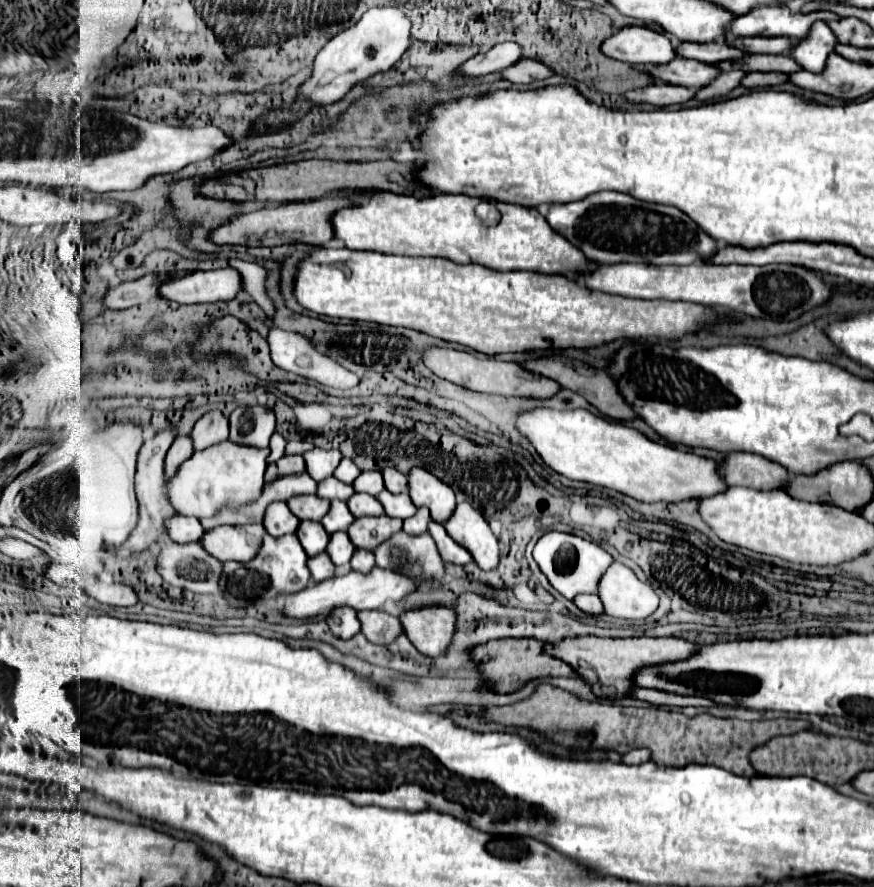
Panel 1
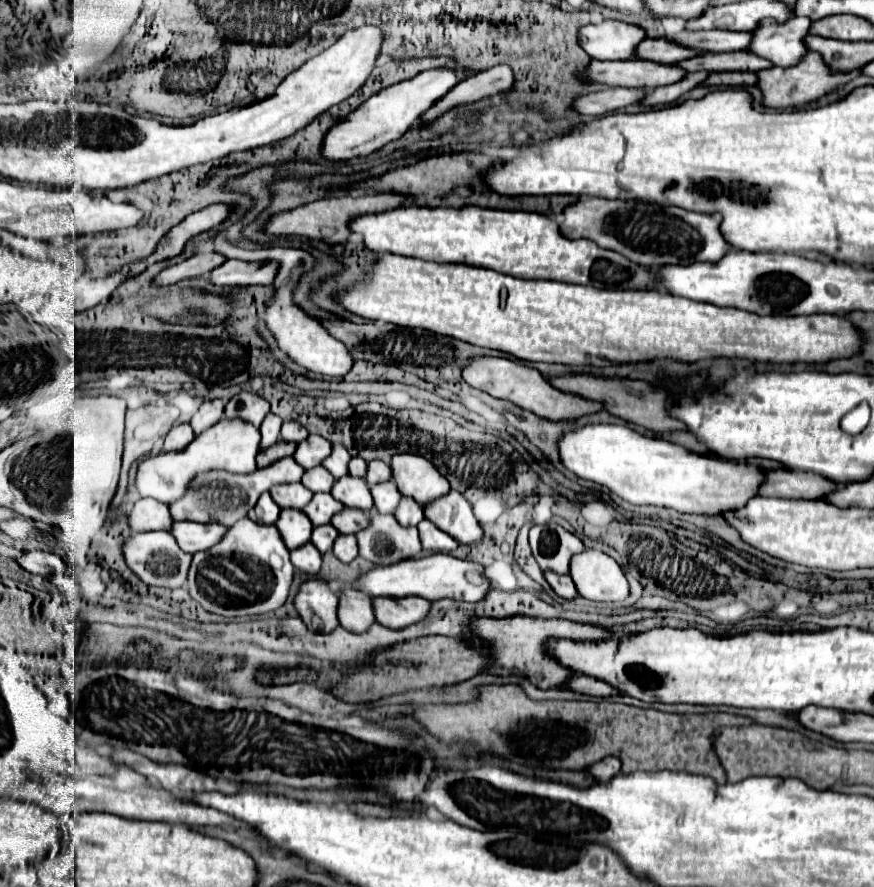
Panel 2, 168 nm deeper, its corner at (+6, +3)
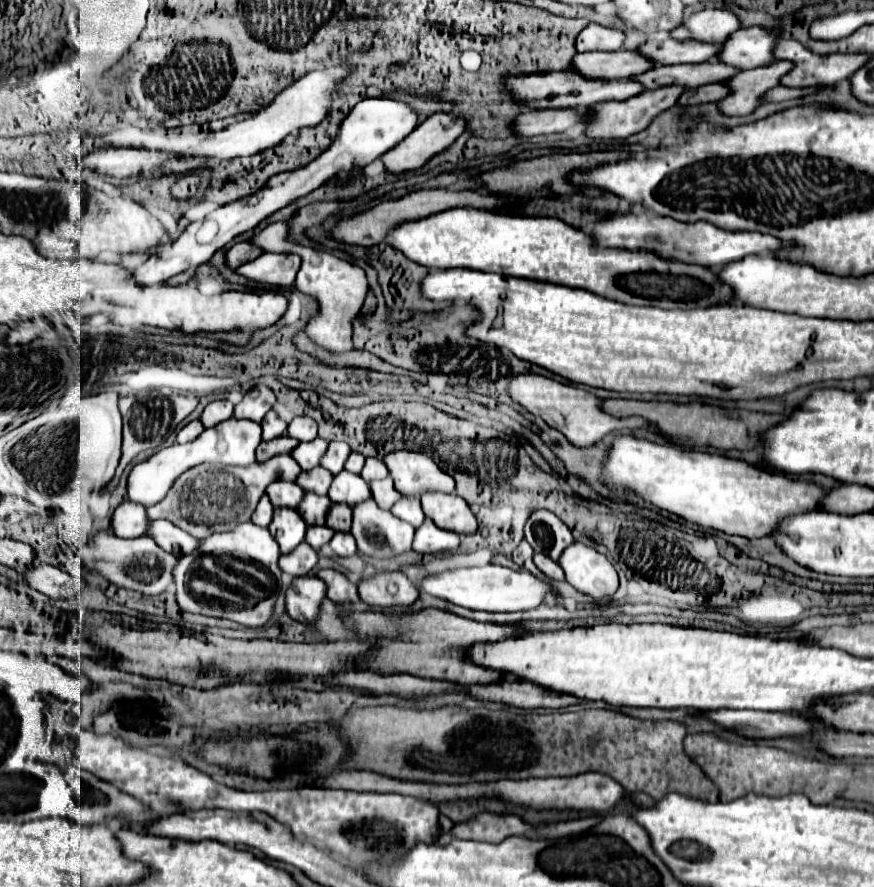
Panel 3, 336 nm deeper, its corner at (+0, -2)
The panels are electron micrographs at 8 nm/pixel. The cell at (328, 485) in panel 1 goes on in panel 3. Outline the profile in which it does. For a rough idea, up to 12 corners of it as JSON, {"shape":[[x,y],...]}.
{"shape":[[313,467],[299,475],[305,491],[327,495],[333,475]]}

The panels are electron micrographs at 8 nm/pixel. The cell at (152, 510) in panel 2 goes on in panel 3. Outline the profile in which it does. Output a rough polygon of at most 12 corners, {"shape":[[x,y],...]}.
{"shape":[[127,501],[115,509],[113,531],[125,539],[147,535],[147,507]]}

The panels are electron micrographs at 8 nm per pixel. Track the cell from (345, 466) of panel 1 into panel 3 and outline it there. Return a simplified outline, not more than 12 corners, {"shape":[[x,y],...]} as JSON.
{"shape":[[331,441],[323,467],[333,475],[343,471],[351,449],[347,443]]}

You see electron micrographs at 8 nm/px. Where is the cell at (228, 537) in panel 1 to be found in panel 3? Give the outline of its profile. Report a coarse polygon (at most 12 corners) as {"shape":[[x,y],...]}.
{"shape":[[153,521],[147,533],[169,553],[189,555],[201,539],[169,521]]}

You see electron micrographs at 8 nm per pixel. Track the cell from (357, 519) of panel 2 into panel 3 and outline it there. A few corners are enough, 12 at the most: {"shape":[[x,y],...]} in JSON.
{"shape":[[331,507],[327,527],[349,531],[353,523],[351,507]]}

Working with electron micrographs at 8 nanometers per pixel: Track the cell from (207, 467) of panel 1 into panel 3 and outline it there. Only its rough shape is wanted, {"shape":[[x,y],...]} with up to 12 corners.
{"shape":[[235,417],[161,449],[129,473],[129,499],[155,505],[201,463],[249,467],[261,425]]}

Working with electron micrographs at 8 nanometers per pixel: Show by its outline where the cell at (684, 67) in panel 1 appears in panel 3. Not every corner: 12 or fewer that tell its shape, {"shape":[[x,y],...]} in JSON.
{"shape":[[579,71],[507,79],[525,107],[593,107],[645,91],[633,79]]}

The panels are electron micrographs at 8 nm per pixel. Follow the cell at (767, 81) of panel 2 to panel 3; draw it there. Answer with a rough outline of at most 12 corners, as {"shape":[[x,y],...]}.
{"shape":[[789,61],[739,71],[725,115],[751,115],[763,95],[795,65]]}

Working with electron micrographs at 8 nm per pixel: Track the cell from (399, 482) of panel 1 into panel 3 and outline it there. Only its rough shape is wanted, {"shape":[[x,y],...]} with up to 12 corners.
{"shape":[[373,457],[365,461],[361,471],[367,483],[385,479],[387,465]]}

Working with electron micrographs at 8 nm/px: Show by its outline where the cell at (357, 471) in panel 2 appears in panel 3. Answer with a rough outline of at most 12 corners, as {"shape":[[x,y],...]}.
{"shape":[[353,453],[345,469],[349,473],[361,473],[365,457],[361,453]]}

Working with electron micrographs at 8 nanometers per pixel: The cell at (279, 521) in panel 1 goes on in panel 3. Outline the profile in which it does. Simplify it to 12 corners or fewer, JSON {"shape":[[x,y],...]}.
{"shape":[[267,495],[255,509],[253,523],[269,527],[275,511]]}

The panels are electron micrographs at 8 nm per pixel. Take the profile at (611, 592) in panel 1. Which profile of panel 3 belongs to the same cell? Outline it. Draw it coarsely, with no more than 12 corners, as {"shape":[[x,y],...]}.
{"shape":[[579,541],[559,565],[579,593],[609,599],[619,589],[611,561]]}

